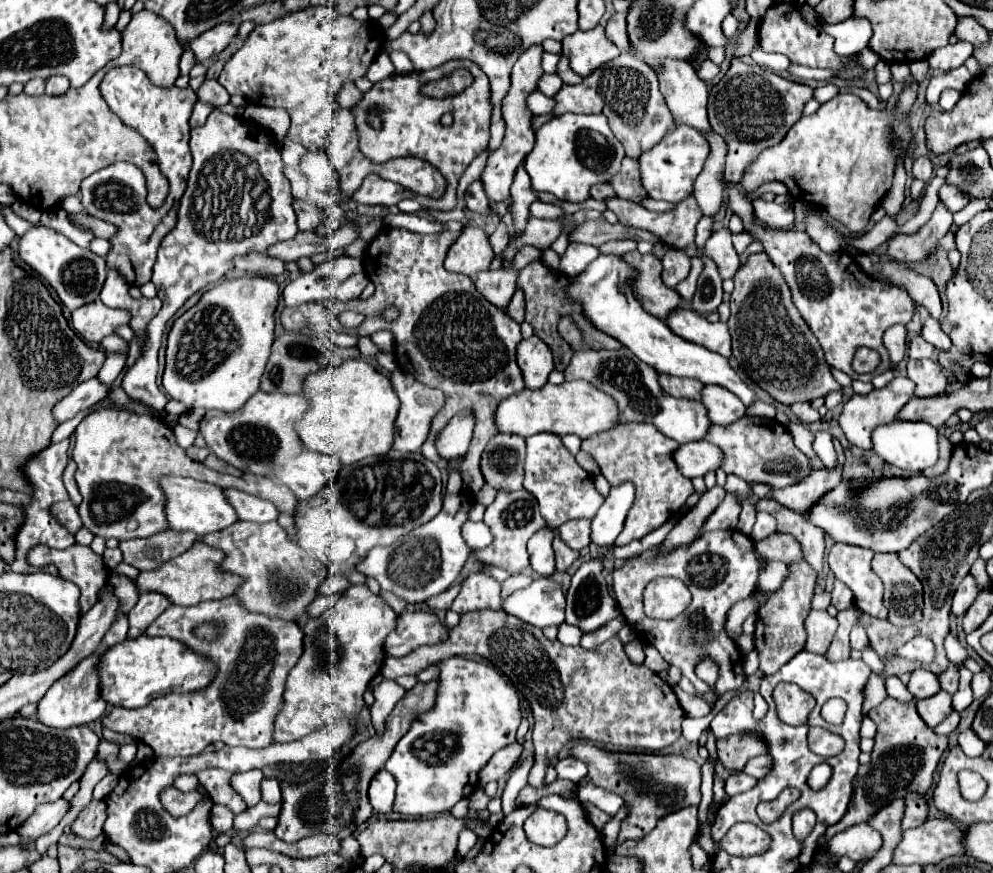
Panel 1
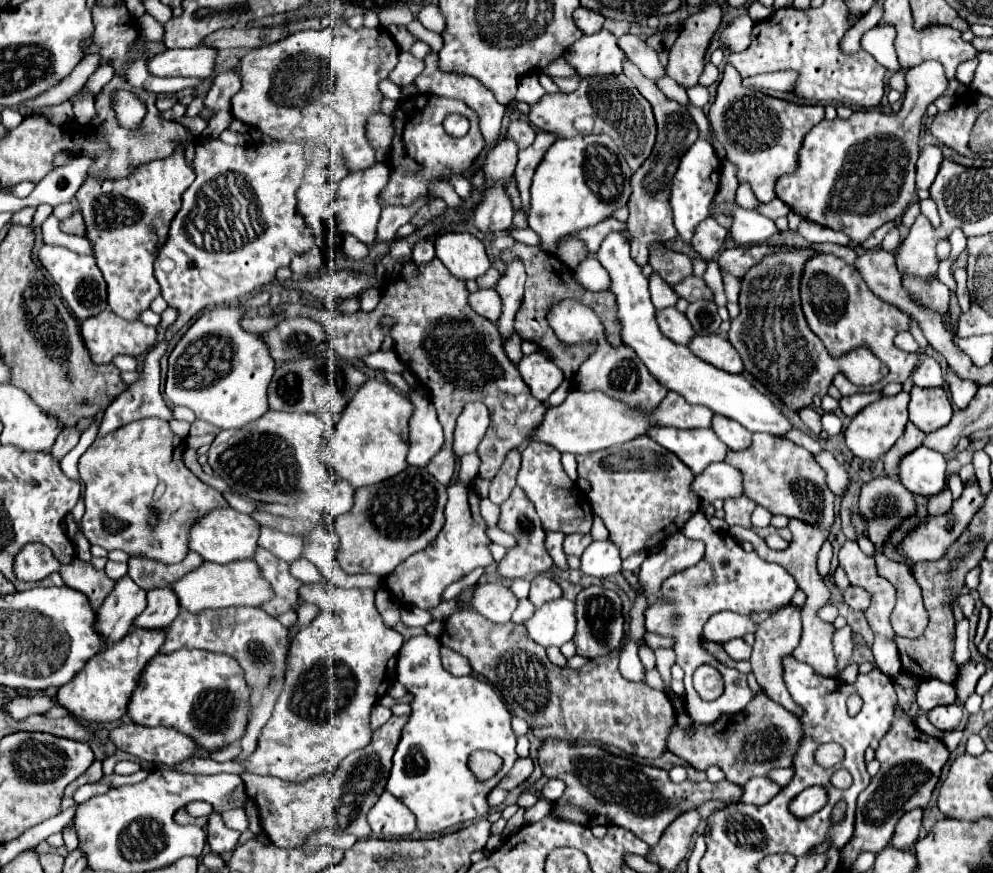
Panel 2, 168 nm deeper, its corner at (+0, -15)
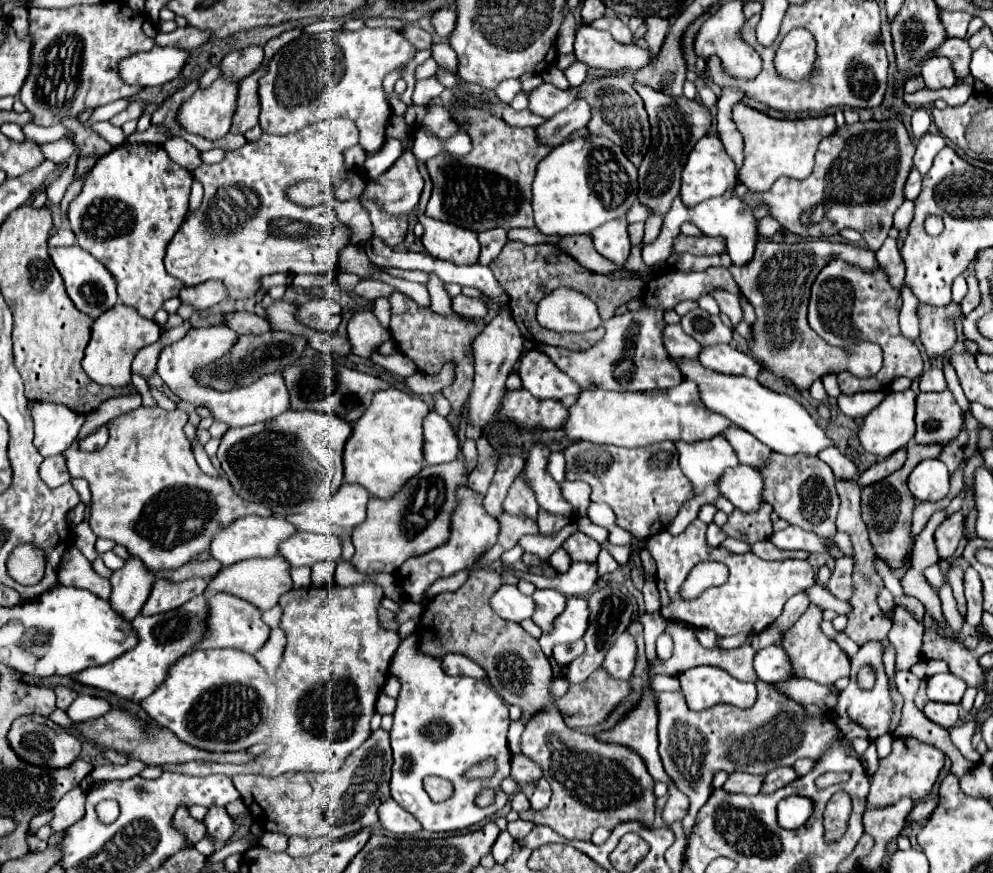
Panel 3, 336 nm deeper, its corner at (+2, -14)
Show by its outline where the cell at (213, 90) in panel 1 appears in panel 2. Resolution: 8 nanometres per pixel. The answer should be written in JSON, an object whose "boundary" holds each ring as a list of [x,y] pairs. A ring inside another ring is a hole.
{"boundary":[[[238,68],[222,72],[214,78],[214,82],[212,82],[212,86],[204,98],[204,106],[214,108],[216,112],[218,110],[230,110],[232,108],[230,100],[240,88],[242,88],[242,78],[240,78]]]}

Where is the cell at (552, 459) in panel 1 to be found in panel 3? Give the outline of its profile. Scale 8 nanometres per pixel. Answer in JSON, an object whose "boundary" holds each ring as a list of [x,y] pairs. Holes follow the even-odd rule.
{"boundary":[[[534,443],[528,451],[526,467],[522,471],[522,479],[532,489],[532,493],[536,495],[536,503],[542,511],[548,511],[552,515],[564,515],[566,519],[572,521],[574,519],[574,509],[562,497],[560,485],[548,473],[548,469],[546,469],[548,467],[548,457],[550,457],[548,445]]]}

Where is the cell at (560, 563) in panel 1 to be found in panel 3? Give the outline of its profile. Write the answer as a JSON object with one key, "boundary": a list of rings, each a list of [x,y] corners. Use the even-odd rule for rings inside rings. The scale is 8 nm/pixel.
{"boundary":[[[540,511],[538,513],[538,529],[542,535],[556,535],[564,525],[568,525],[570,521],[564,519],[564,517],[556,517],[556,515],[550,515],[546,511]]]}

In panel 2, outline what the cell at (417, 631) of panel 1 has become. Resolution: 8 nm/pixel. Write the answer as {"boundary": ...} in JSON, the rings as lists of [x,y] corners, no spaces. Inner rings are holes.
{"boundary":[[[442,646],[440,652],[442,652],[442,664],[444,664],[444,668],[446,668],[450,674],[454,674],[454,676],[468,676],[468,674],[472,674],[470,662],[468,662],[464,656],[456,654],[454,650],[450,650],[450,648],[446,648],[446,646]]]}

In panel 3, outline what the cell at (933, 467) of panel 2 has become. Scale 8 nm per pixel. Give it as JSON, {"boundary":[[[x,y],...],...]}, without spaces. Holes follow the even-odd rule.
{"boundary":[[[926,459],[908,477],[910,493],[920,501],[940,501],[948,493],[950,473],[940,459]]]}

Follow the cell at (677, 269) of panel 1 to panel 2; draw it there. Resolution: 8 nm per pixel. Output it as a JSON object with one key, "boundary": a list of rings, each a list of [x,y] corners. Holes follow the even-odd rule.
{"boundary":[[[688,276],[680,284],[676,284],[674,290],[680,294],[680,298],[686,298],[688,302],[694,302],[694,300],[714,300],[714,294],[708,288],[708,284],[704,282],[704,278]]]}

